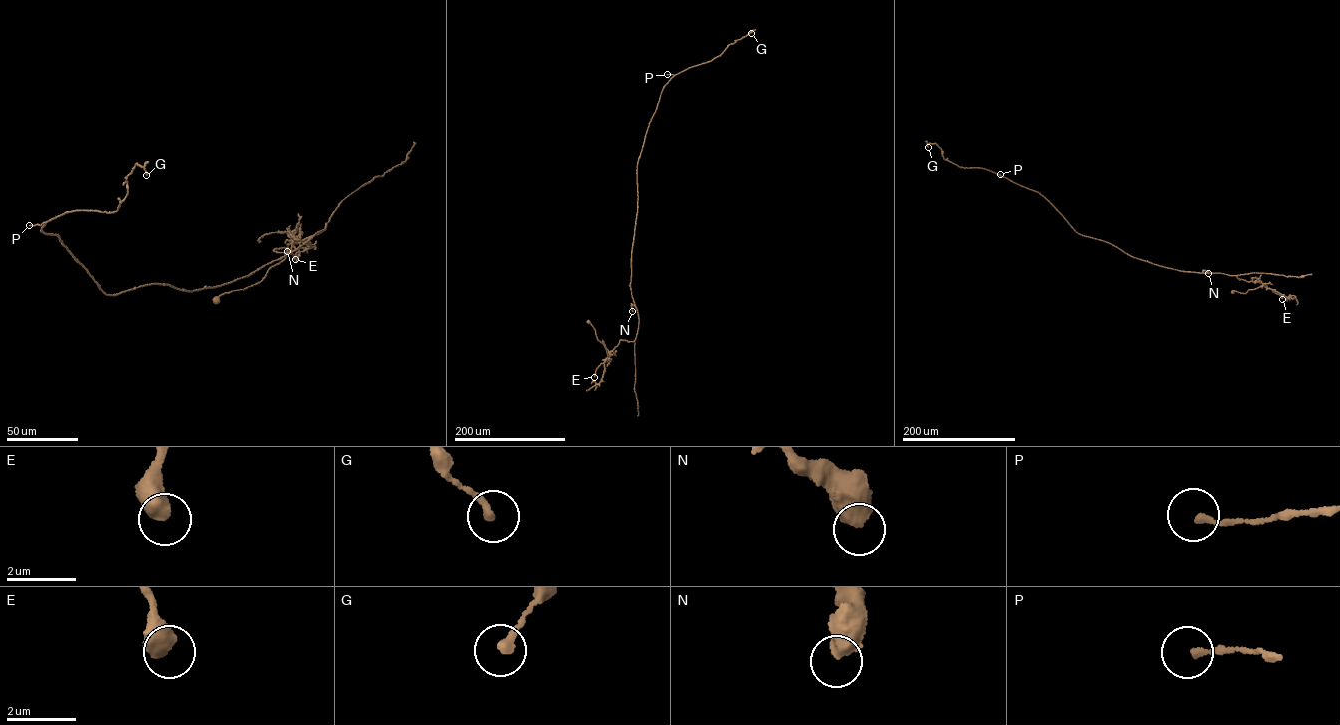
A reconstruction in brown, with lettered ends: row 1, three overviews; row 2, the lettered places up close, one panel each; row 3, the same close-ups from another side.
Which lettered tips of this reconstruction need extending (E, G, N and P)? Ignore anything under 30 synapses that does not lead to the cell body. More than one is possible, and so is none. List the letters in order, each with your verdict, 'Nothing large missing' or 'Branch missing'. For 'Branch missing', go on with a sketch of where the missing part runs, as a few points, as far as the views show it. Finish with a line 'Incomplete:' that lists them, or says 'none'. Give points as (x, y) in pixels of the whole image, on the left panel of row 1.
E: Nothing large missing
G: Nothing large missing
N: Nothing large missing
P: Nothing large missing
Incomplete: none

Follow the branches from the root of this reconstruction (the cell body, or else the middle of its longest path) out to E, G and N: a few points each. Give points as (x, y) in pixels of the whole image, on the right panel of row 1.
E: (1232, 292), (1245, 293), (1263, 284), (1282, 299)
G: (1232, 292), (1262, 284), (1133, 257), (1077, 233), (1038, 192), (985, 169), (958, 166), (935, 143), (928, 147)
N: (1232, 292), (1245, 293), (1262, 284), (1202, 270), (1208, 273)

